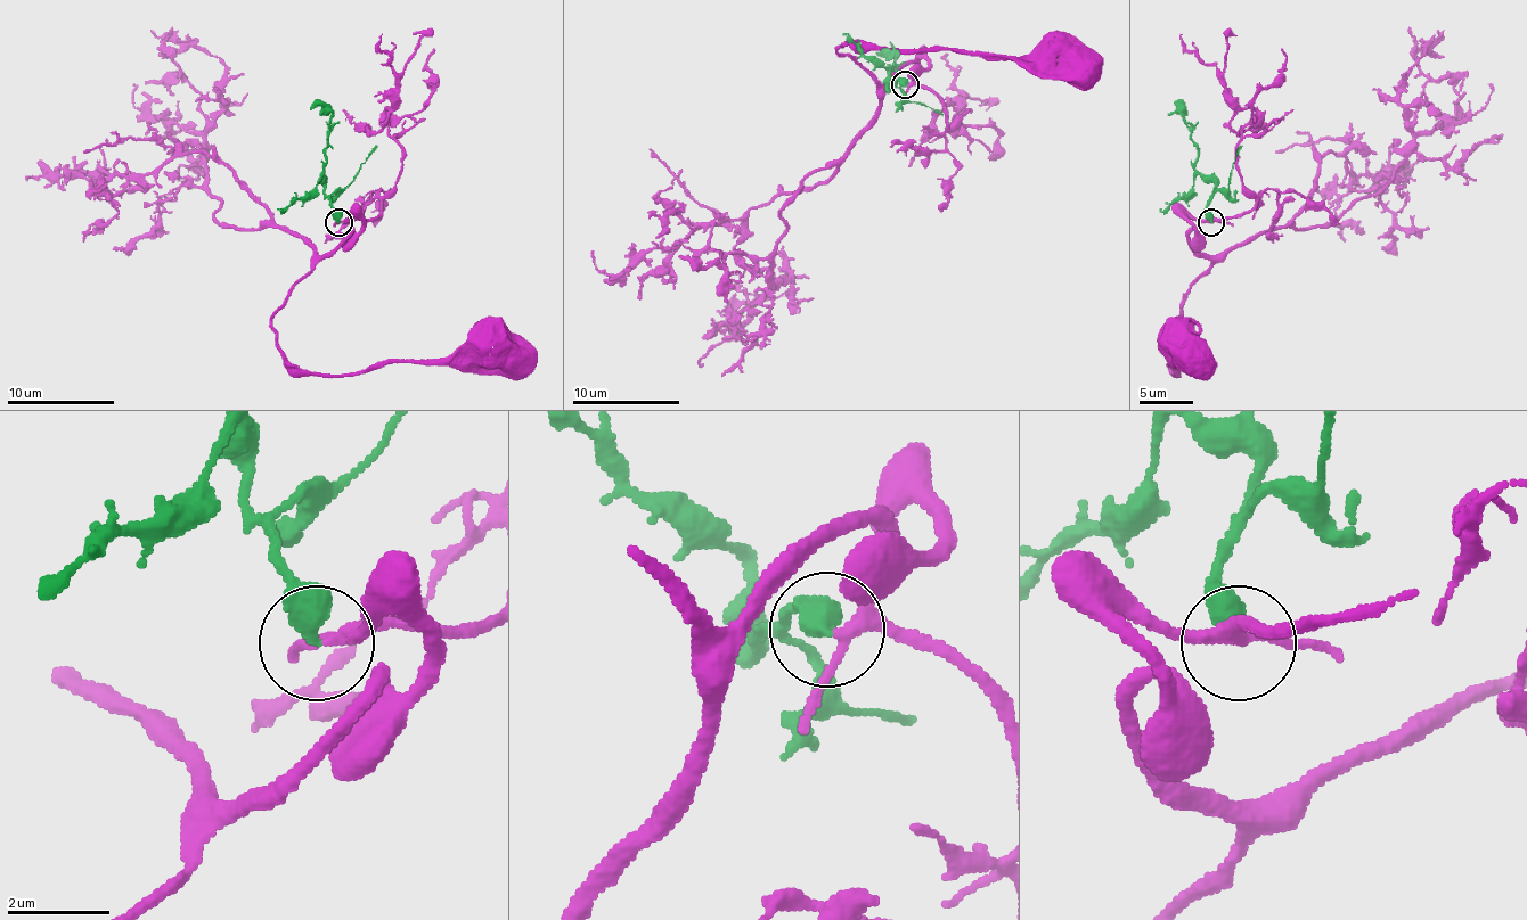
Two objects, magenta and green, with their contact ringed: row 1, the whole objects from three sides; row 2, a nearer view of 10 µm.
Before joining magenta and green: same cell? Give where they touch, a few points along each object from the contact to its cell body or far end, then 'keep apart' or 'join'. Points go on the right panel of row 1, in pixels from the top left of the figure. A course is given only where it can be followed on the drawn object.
(1211, 222) | magenta via (1211, 223), (1185, 220), (1211, 265), (1176, 320), (1176, 376), (1176, 362), (1193, 362), (1198, 350) | green via (1211, 223), (1206, 204), (1215, 194), (1215, 186), (1195, 169), (1198, 148), (1182, 105), (1180, 109) | join

